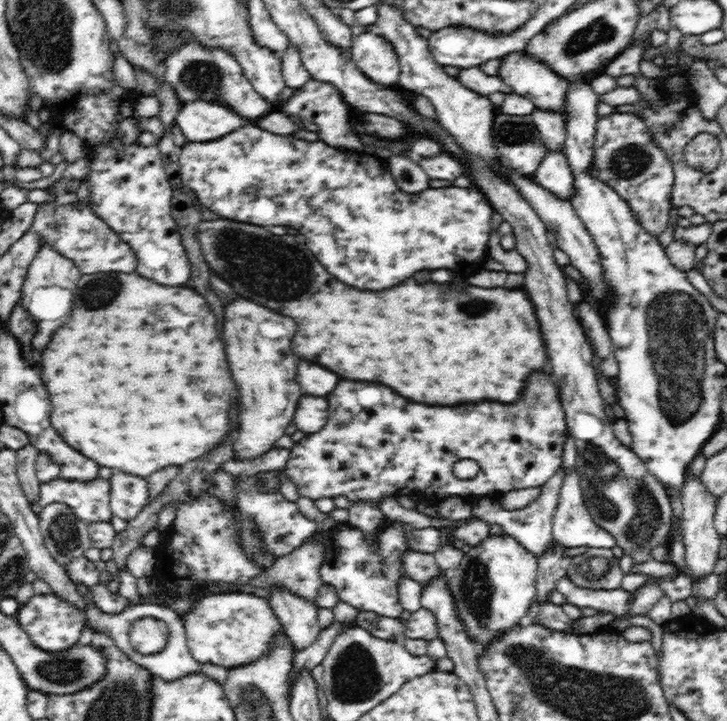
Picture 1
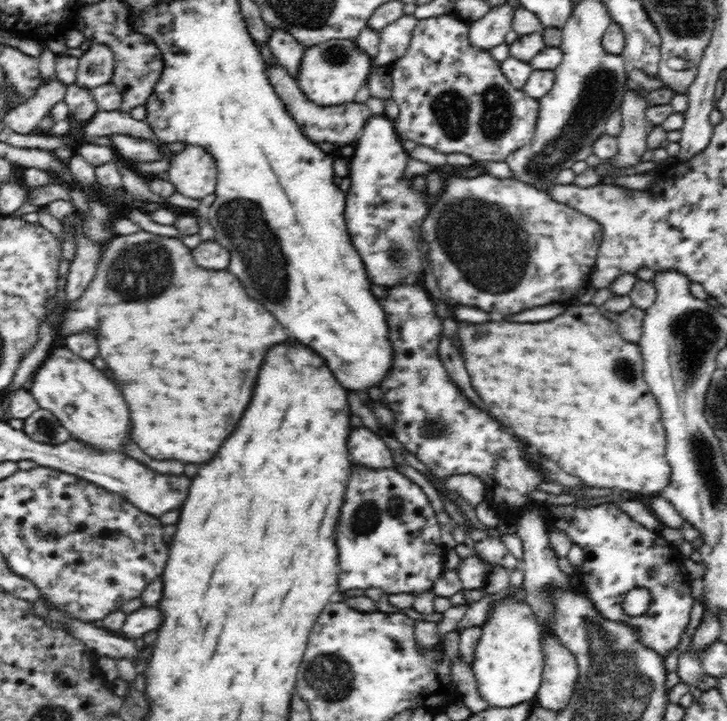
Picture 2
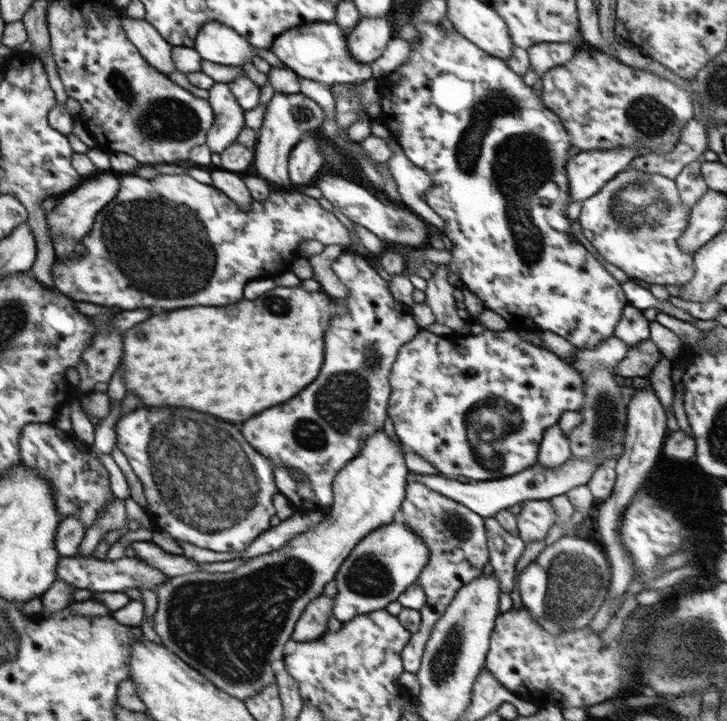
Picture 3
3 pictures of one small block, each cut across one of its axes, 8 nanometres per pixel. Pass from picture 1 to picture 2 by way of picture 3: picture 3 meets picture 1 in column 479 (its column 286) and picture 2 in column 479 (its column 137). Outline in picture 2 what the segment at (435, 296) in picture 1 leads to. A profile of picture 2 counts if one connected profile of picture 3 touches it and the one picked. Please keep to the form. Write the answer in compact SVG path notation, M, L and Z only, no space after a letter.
M580 304L580 306L570 306L566 314L556 316L554 320L548 322L536 322L536 324L516 324L516 322L488 322L488 324L460 324L460 338L462 338L462 356L466 360L468 374L472 378L474 390L480 394L484 408L494 412L496 418L504 418L504 426L510 426L512 430L518 430L518 436L528 438L534 448L538 448L539 454L548 457L564 475L571 475L578 484L584 484L590 488L617 488L629 493L641 494L650 499L659 496L670 484L670 474L672 469L666 460L666 433L661 422L661 412L658 401L643 375L643 357L640 348L636 343L628 342L622 338L618 332L618 325L602 315L598 306L593 304Z

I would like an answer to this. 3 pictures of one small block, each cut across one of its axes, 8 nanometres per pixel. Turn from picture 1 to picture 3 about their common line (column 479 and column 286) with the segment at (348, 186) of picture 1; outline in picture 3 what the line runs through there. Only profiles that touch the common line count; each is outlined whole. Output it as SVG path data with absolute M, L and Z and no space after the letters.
M160 174L152 179L140 178L138 175L125 175L120 179L120 191L97 215L90 232L79 241L87 250L87 255L80 256L74 252L71 260L54 260L52 264L52 279L58 291L64 296L74 300L74 302L91 303L101 307L114 307L117 310L134 310L134 308L162 308L162 310L172 310L172 308L184 308L184 306L224 306L224 304L234 304L242 298L242 290L246 282L258 280L258 278L274 278L286 270L290 270L292 262L300 257L298 246L304 240L318 240L325 247L330 245L346 245L352 242L348 228L336 218L332 211L325 210L318 200L300 193L295 188L284 190L272 188L270 195L265 201L252 199L248 209L242 209L238 203L228 198L224 192L214 188L212 185L203 184L195 180L190 175L185 174Z

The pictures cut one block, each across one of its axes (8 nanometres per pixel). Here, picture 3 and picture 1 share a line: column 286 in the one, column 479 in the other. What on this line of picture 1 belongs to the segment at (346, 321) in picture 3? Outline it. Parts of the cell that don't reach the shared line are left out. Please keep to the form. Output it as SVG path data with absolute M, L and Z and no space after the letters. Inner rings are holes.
M544 369L538 372L538 376L530 376L526 380L526 394L522 394L522 398L510 404L498 404L496 402L474 402L474 404L464 404L464 406L424 406L424 404L416 404L410 402L406 398L402 398L400 394L396 394L394 390L388 390L386 386L378 386L378 384L366 384L366 382L350 382L350 380L342 380L338 390L334 390L332 394L328 394L326 400L329 404L330 417L328 423L322 430L306 434L300 441L294 443L290 449L290 458L285 466L285 476L295 484L299 496L309 498L312 501L322 500L322 498L338 498L338 496L346 496L351 504L354 502L373 502L380 506L382 498L397 498L400 496L410 496L415 501L424 502L424 499L432 503L440 503L441 500L458 496L466 499L470 504L476 498L492 498L498 499L506 492L511 490L524 490L524 488L538 488L554 475L562 464L562 452L564 443L568 438L568 428L565 418L565 410L563 409L558 389L554 379L549 374L544 374ZM464 459L474 460L479 464L479 472L476 478L470 480L458 480L453 473L453 466L456 462Z

